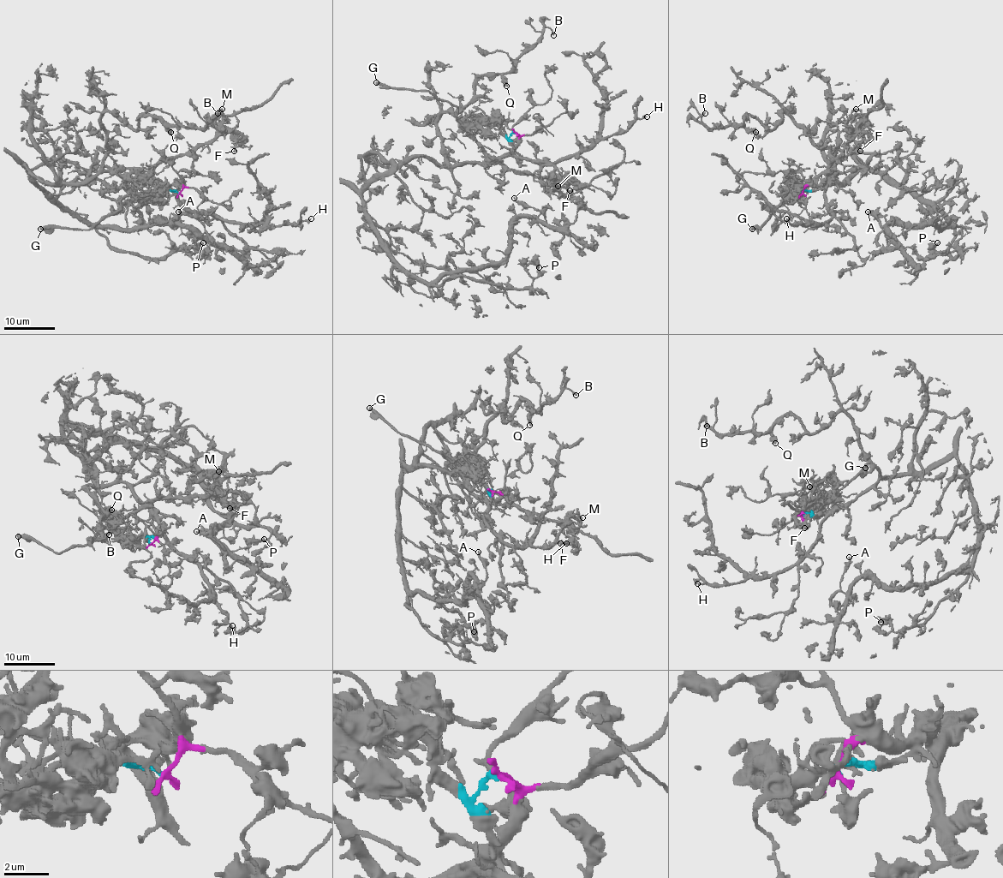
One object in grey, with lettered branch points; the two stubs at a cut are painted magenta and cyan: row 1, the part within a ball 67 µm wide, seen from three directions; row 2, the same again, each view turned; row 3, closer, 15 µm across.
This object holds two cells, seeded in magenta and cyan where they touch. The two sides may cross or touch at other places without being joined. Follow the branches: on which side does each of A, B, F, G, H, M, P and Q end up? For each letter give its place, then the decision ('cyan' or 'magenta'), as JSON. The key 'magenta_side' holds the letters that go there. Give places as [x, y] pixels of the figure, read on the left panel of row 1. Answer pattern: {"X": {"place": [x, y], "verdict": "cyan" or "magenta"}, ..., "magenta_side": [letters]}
{"A": {"place": [178, 212], "verdict": "magenta"}, "B": {"place": [217, 113], "verdict": "magenta"}, "F": {"place": [234, 151], "verdict": "cyan"}, "G": {"place": [40, 229], "verdict": "cyan"}, "H": {"place": [311, 218], "verdict": "magenta"}, "M": {"place": [222, 109], "verdict": "cyan"}, "P": {"place": [203, 242], "verdict": "magenta"}, "Q": {"place": [170, 132], "verdict": "magenta"}, "magenta_side": ["A", "B", "H", "P", "Q"]}

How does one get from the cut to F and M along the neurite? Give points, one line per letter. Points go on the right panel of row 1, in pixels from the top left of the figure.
F: (802, 192), (807, 191), (796, 197), (840, 155), (848, 134), (856, 134), (853, 140), (859, 152)
M: (802, 192), (807, 191), (796, 197), (840, 155), (850, 134), (861, 119), (861, 113), (856, 109)

